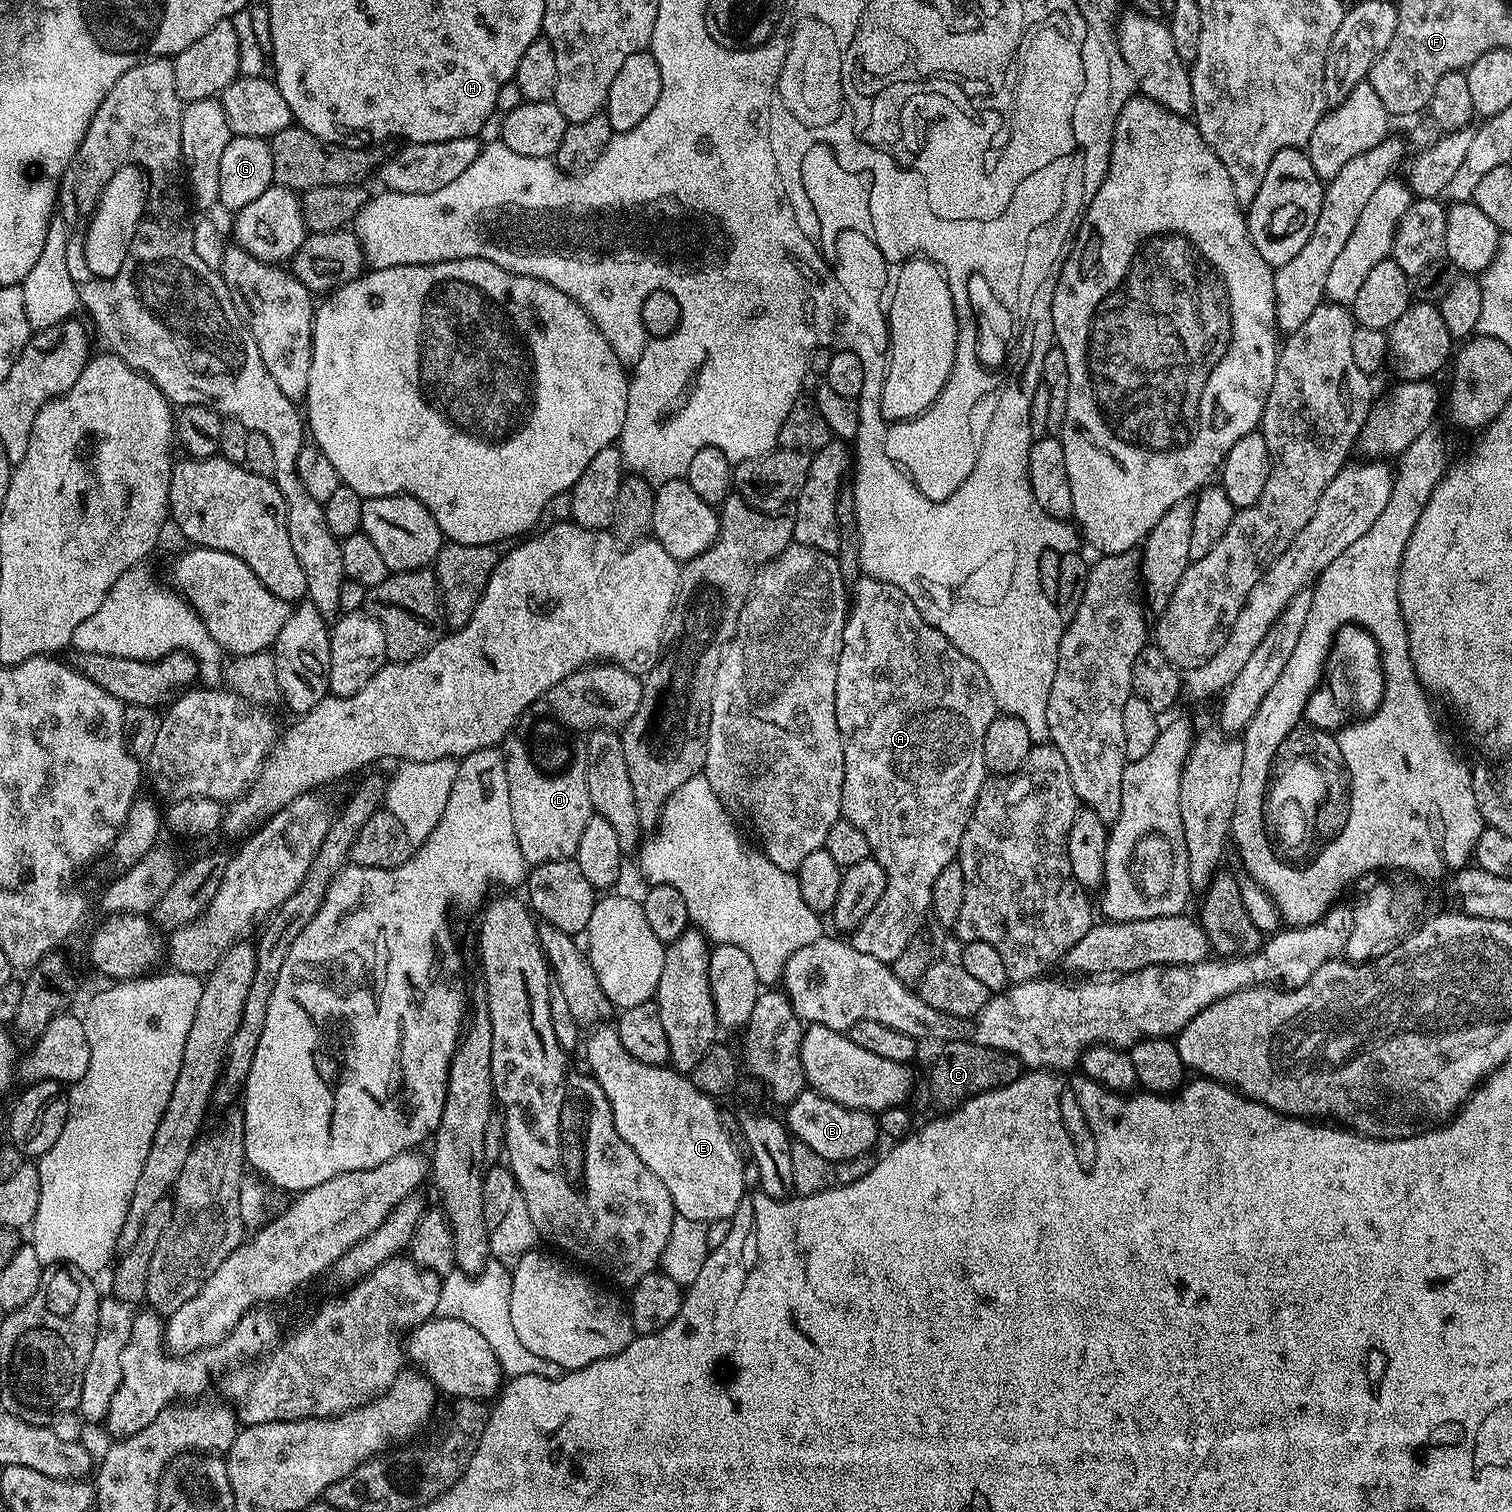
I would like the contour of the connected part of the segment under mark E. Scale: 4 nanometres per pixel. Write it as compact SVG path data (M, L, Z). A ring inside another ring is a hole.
M601 1022L591 1029L592 1032L582 1044L584 1056L588 1059L587 1071L602 1086L606 1098L614 1114L614 1126L618 1126L618 1134L646 1162L658 1178L662 1178L662 1186L670 1190L670 1198L674 1202L677 1213L686 1218L694 1218L698 1222L711 1225L712 1220L731 1221L736 1215L738 1206L745 1203L744 1168L745 1161L740 1160L737 1151L730 1146L726 1130L720 1121L721 1109L716 1109L717 1101L707 1096L698 1086L692 1084L687 1075L681 1074L671 1066L659 1064L643 1064L634 1059L622 1046L615 1027L611 1023Z

